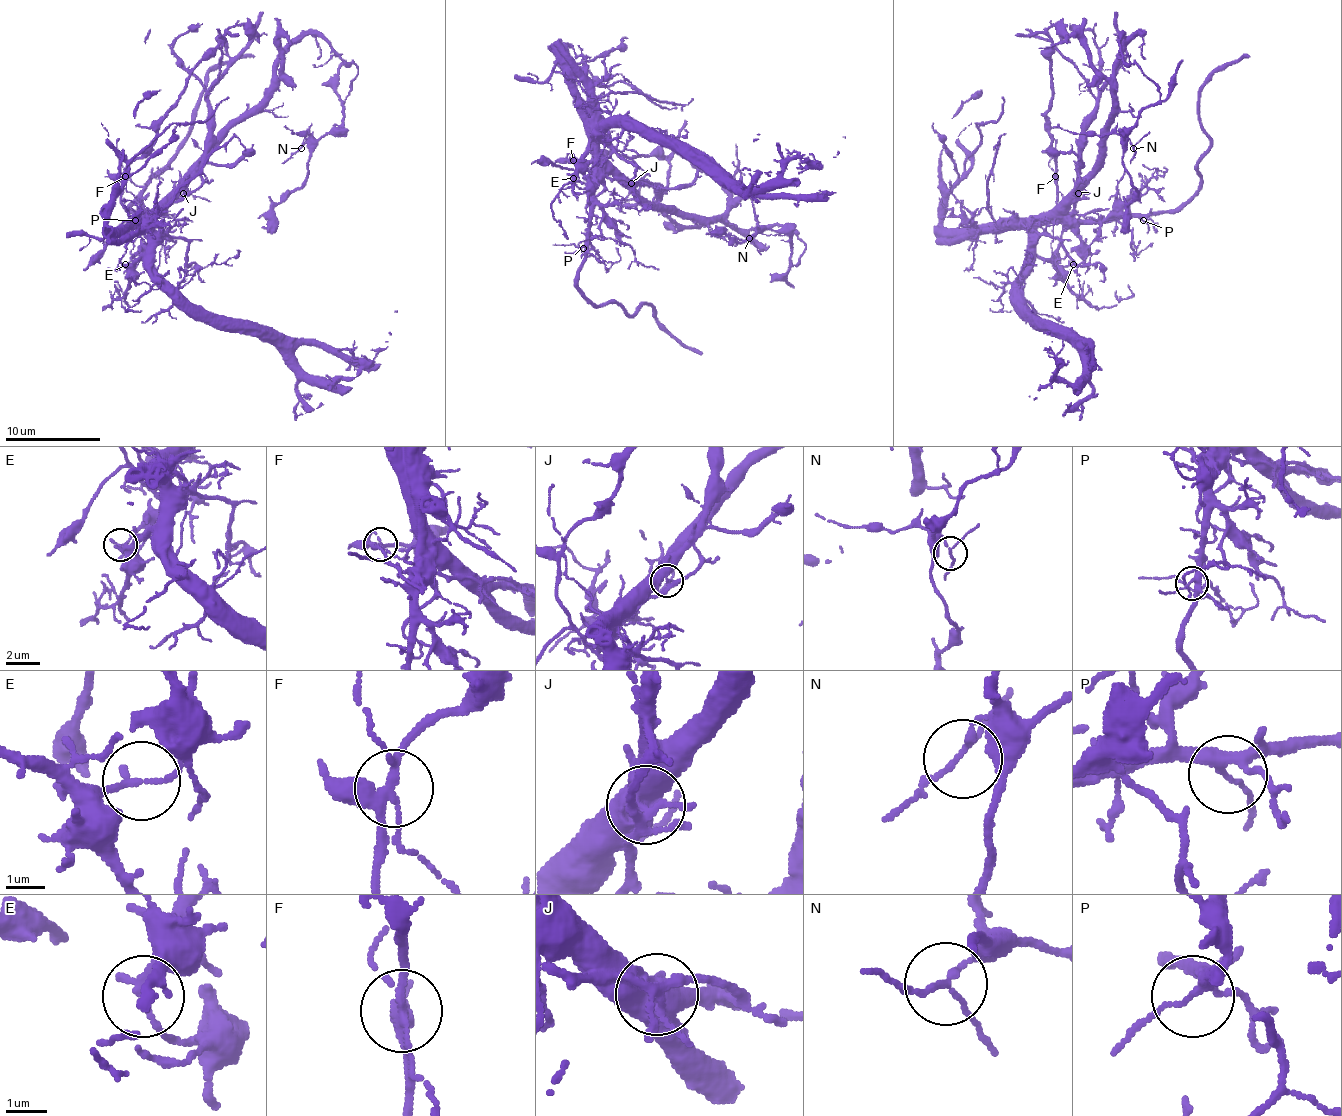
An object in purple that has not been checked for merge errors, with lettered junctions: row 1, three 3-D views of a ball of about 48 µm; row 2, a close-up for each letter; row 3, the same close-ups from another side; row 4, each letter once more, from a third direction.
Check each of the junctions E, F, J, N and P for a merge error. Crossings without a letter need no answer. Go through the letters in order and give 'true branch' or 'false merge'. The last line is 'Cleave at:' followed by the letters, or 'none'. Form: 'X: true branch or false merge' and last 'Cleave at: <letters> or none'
E: false merge
F: false merge
J: false merge
N: true branch
P: true branch
Cleave at: E, F, J

